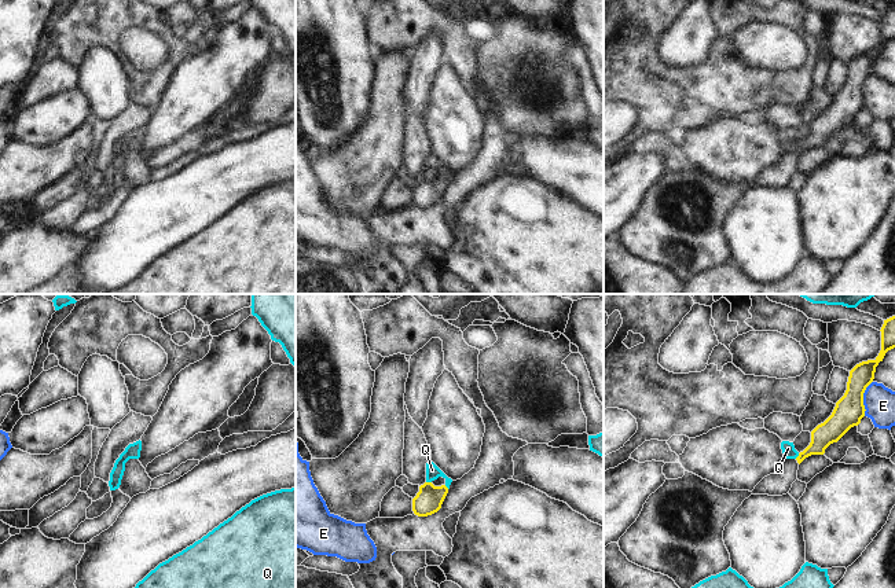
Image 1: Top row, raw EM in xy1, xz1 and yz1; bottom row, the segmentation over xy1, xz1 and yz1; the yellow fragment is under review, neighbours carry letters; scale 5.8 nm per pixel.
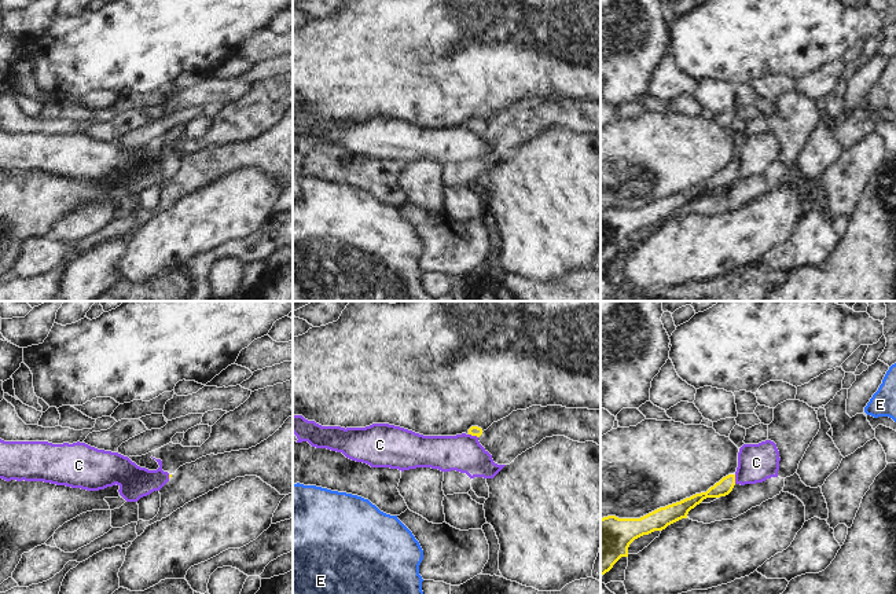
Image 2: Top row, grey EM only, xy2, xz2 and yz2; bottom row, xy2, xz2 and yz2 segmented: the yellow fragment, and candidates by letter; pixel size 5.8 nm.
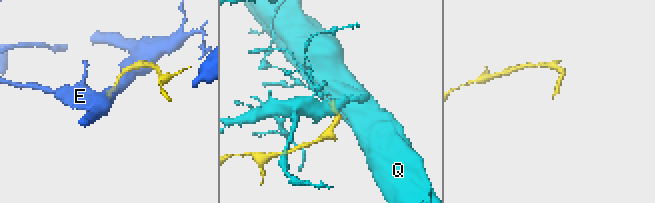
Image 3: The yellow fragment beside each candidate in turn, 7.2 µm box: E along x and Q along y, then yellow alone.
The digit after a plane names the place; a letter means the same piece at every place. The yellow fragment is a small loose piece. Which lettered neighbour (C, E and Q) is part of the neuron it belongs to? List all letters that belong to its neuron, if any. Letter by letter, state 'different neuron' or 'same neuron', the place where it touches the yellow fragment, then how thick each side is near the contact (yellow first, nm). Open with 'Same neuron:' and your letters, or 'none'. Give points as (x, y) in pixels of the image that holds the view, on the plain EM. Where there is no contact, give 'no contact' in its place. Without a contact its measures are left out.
Same neuron: none
C: different neuron; contact xz2 (473, 127); calibres 60 and 220 nm
E: different neuron; contact yz1 (862, 91); calibres 170 and 180 nm
Q: different neuron; contact xz1 (429, 175); calibres 160 and 80 nm

